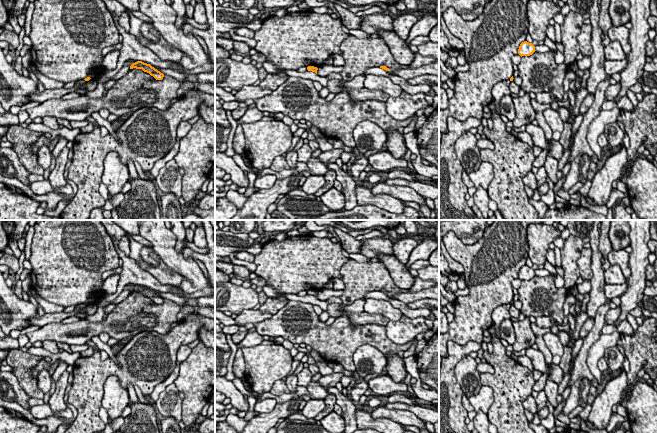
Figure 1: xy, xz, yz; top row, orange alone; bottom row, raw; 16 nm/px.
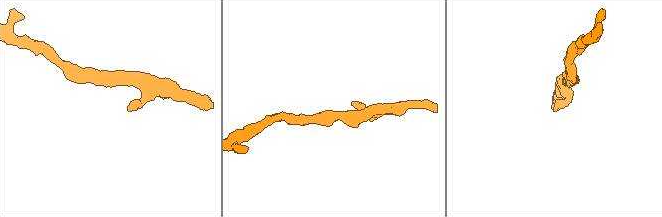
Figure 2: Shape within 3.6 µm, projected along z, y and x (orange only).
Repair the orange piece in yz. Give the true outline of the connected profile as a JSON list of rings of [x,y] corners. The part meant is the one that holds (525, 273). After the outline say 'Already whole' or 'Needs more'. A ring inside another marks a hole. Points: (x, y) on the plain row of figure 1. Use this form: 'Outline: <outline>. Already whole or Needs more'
Outline: [[[524,265],[520,268],[518,278],[522,280],[530,280],[535,276],[535,270],[532,267]]]. Already whole

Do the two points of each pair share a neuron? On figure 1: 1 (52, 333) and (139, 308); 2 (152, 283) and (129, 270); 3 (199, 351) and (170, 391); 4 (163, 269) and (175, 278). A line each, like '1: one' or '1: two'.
1: one
2: one
3: two
4: one

